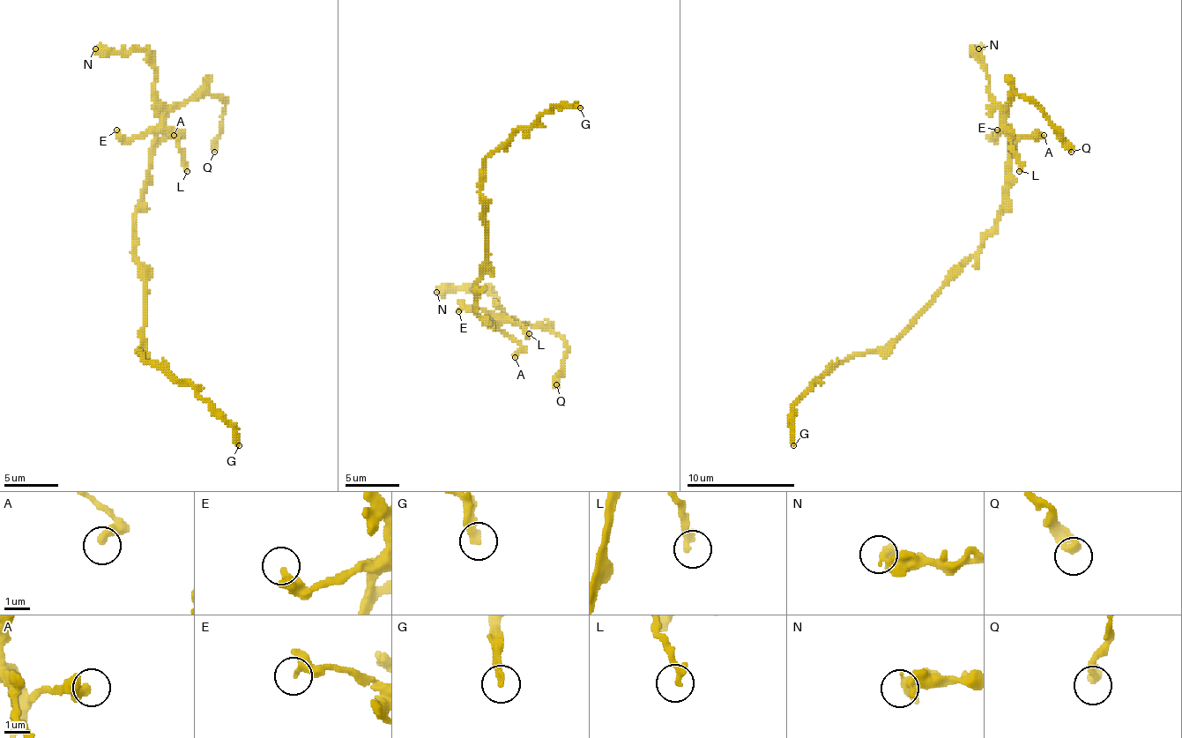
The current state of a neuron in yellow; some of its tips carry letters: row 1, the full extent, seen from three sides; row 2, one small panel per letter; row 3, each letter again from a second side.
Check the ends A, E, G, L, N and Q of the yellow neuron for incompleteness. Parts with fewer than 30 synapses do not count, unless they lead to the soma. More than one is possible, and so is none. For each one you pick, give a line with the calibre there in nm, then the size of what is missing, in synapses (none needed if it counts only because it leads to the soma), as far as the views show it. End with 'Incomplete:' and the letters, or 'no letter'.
L: 260 nm thick; about 35 synapses
Incomplete: L

